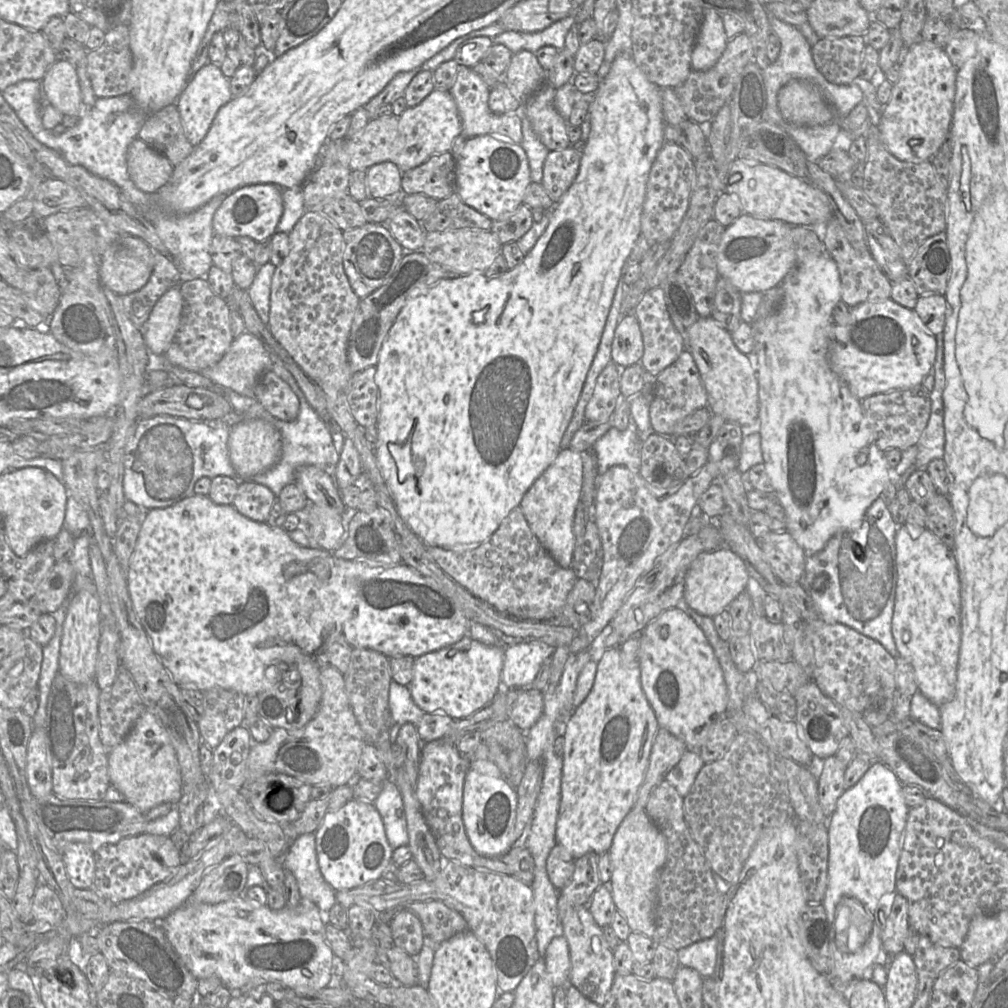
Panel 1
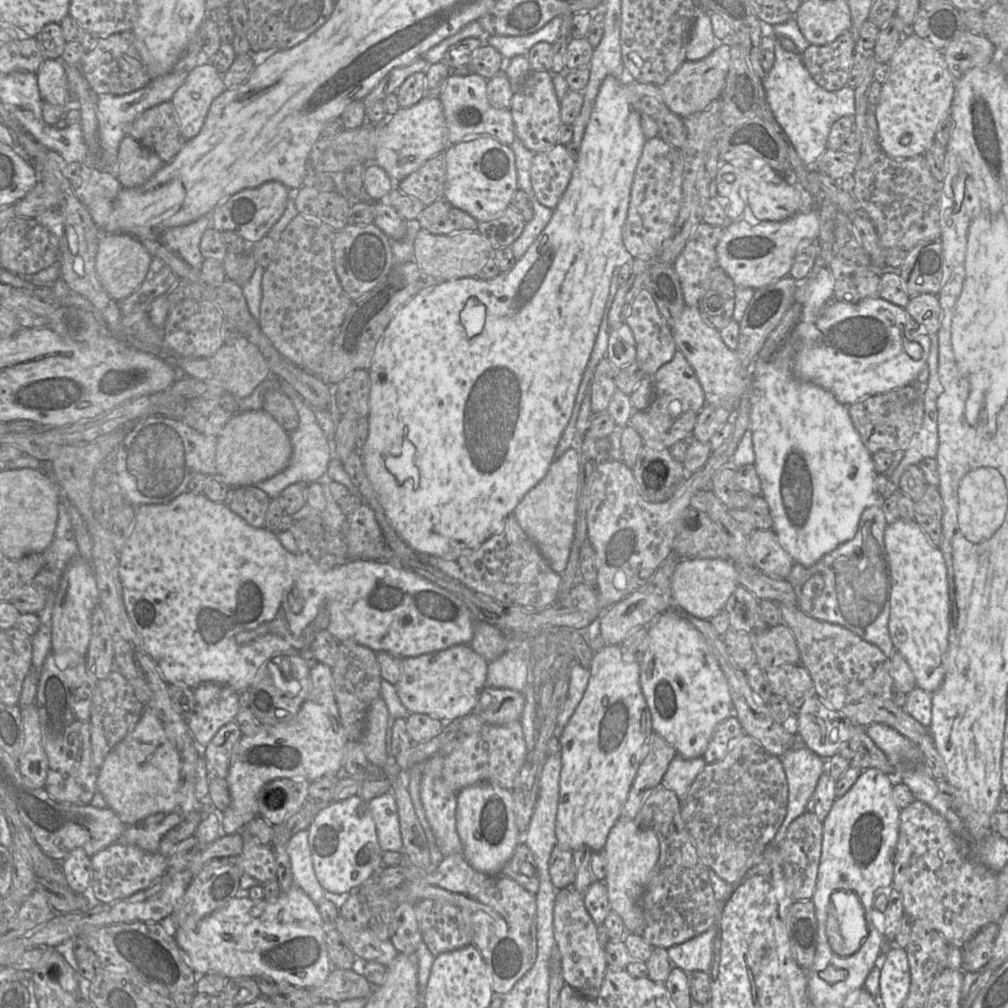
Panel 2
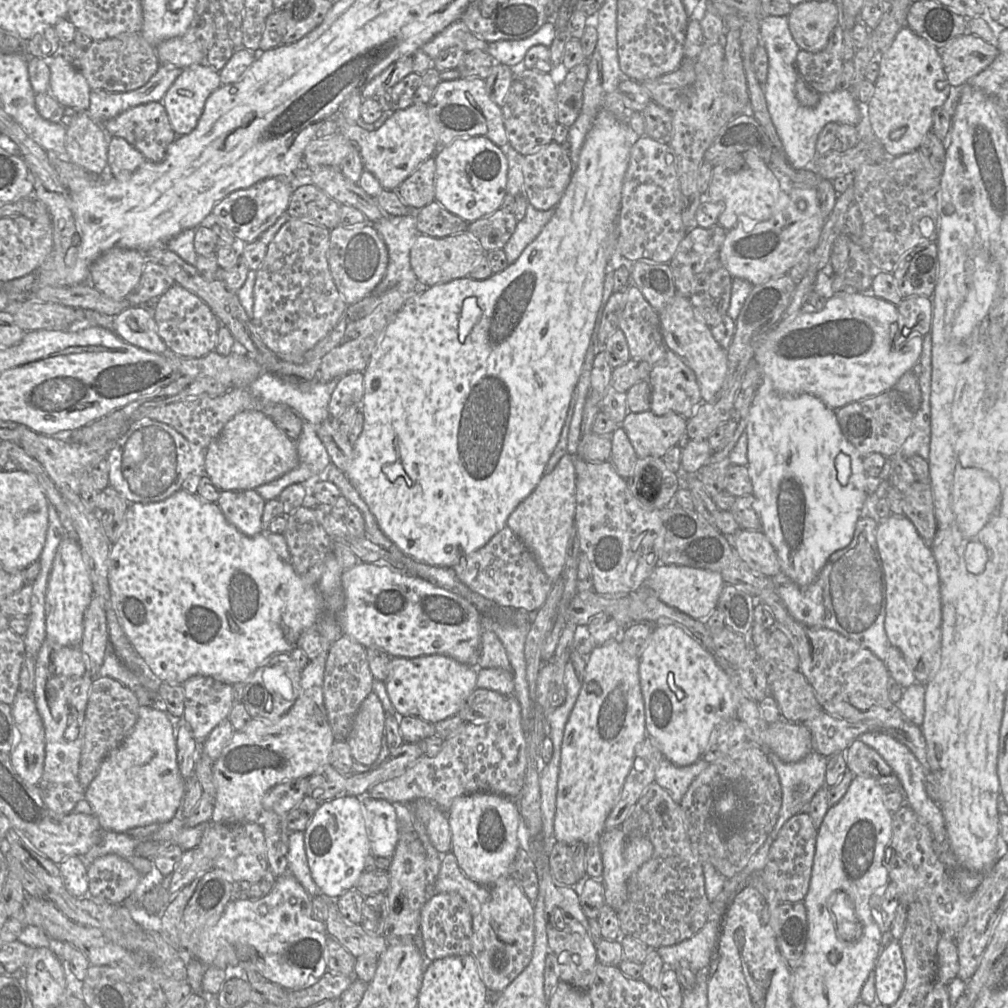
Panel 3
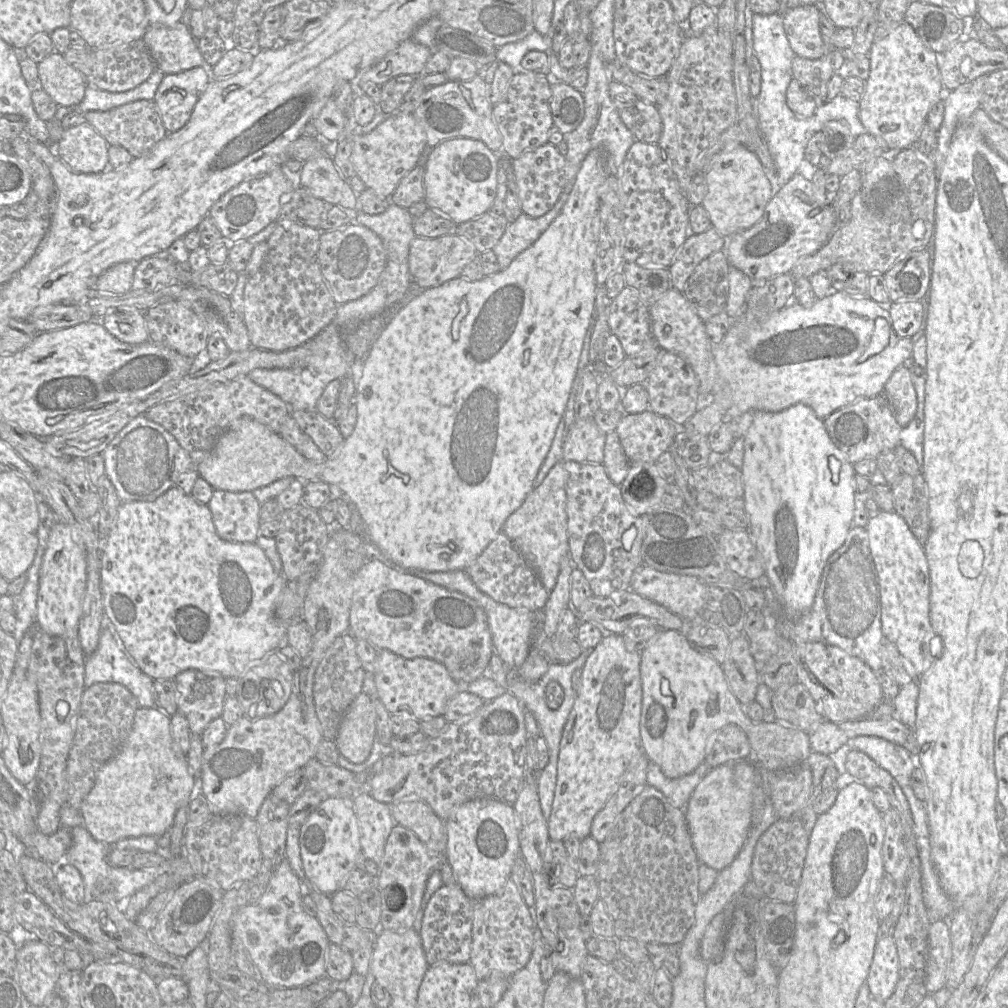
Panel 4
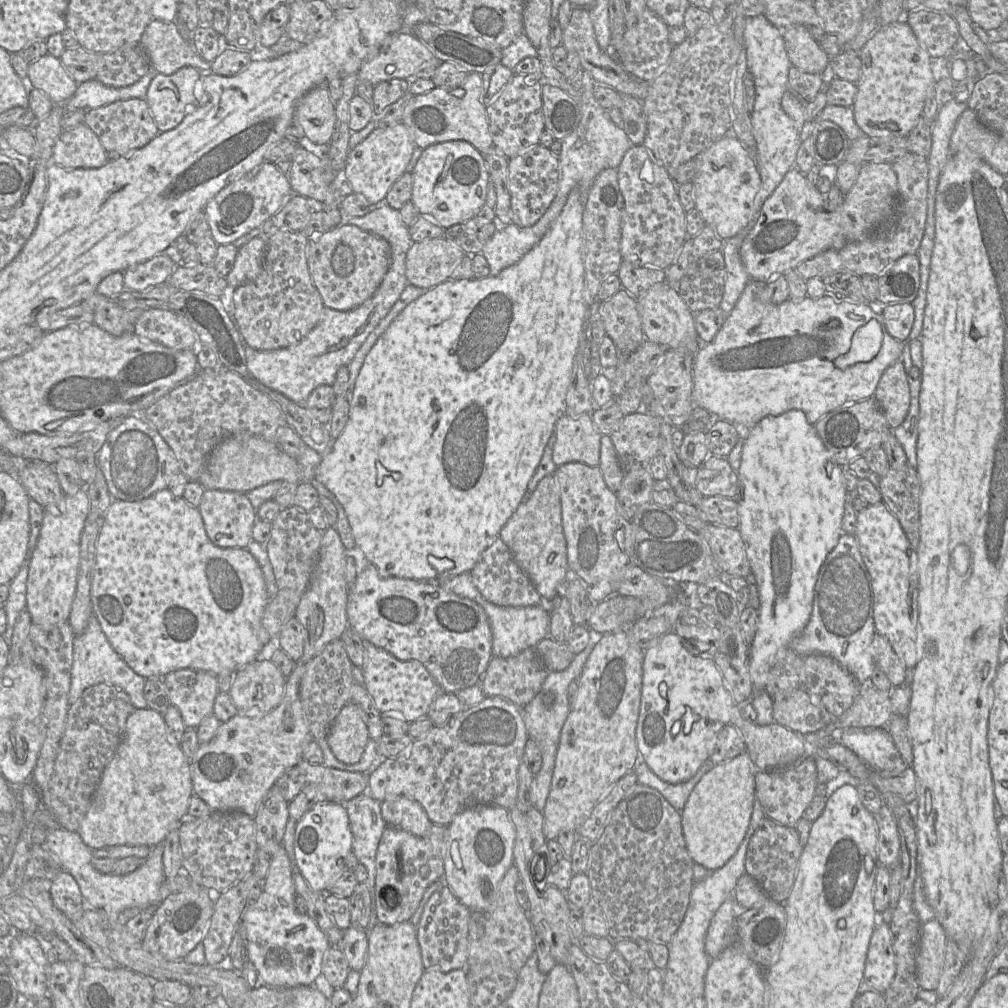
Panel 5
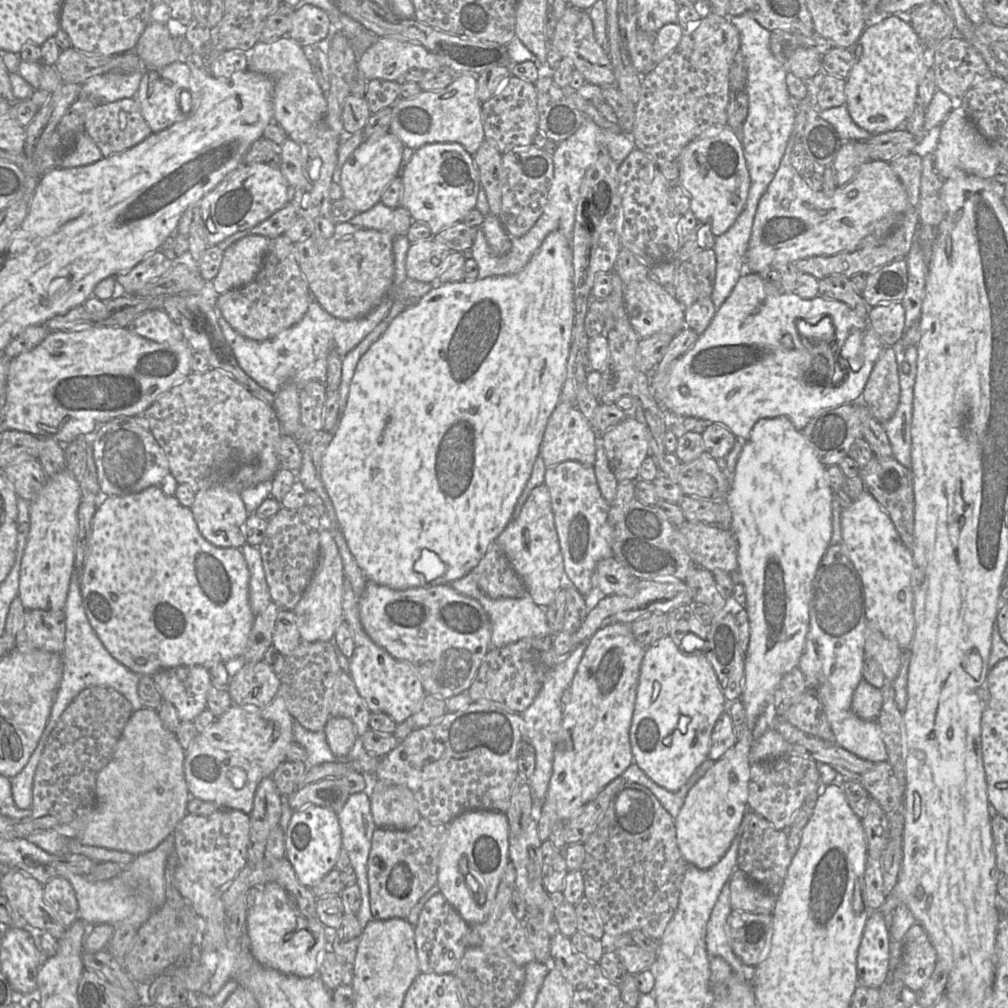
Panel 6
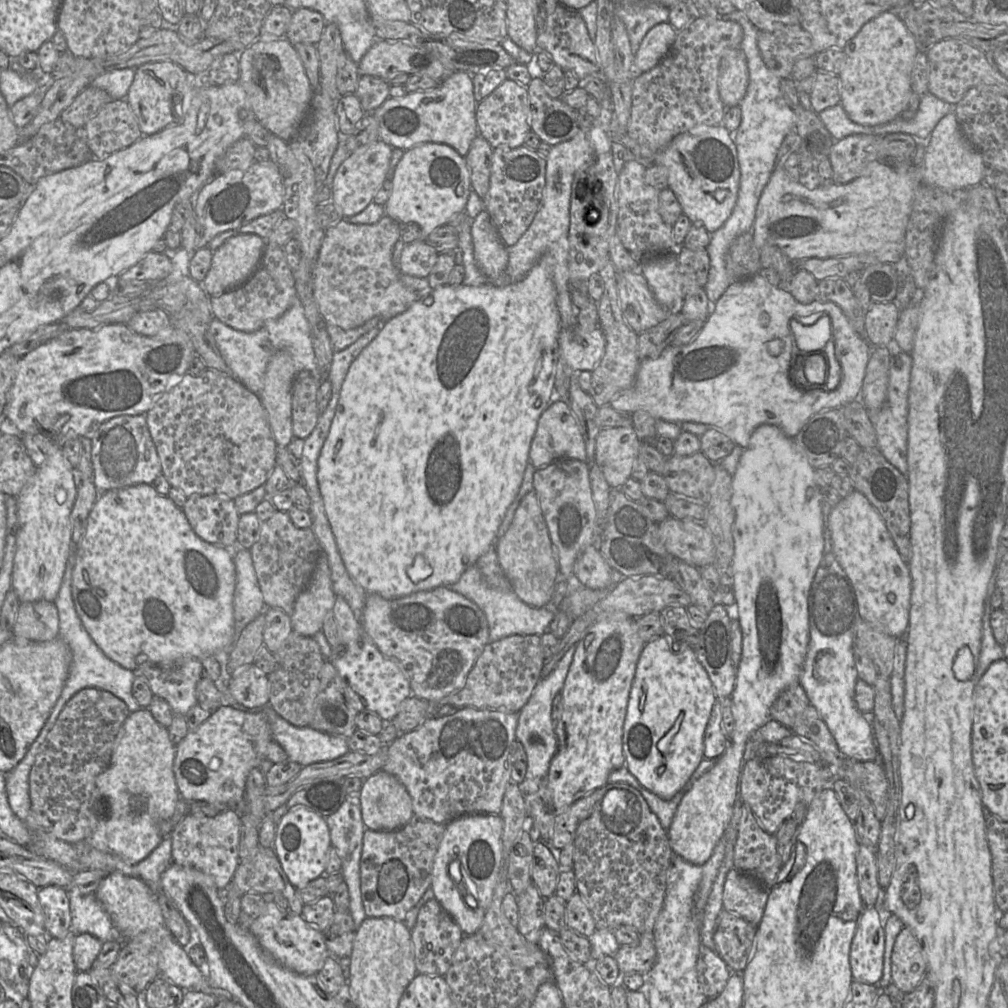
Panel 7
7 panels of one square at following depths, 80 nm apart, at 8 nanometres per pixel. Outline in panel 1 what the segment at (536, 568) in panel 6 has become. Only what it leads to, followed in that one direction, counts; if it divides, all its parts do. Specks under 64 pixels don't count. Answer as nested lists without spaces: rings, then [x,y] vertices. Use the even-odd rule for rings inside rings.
[[[563,448],[553,462],[524,494],[519,507],[541,545],[563,568],[571,566],[575,535],[573,524],[583,481],[583,459],[580,452]]]

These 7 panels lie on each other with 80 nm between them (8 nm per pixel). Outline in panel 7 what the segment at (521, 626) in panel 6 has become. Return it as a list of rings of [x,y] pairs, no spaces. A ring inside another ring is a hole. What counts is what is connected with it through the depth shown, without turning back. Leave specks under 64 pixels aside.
[[[477,565],[467,569],[460,579],[449,587],[475,602],[484,612],[488,621],[490,642],[495,642],[511,635],[542,636],[548,631],[549,625],[556,615],[546,606],[541,608],[529,606],[513,591],[501,591],[490,587],[482,577]]]

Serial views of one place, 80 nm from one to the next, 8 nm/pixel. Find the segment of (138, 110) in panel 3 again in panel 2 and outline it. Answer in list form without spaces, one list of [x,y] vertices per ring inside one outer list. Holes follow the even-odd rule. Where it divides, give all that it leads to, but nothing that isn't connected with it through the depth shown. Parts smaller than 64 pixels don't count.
[[[163,102],[143,111],[128,127],[127,135],[155,152],[164,162],[170,162],[185,143],[172,103]]]

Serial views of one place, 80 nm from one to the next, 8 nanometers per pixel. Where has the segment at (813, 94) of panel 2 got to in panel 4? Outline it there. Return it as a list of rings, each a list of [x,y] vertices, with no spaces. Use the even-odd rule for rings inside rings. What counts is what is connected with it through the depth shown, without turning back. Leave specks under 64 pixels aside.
[[[782,13],[754,14],[753,49],[761,65],[761,90],[758,96],[758,122],[763,138],[777,168],[778,183],[782,187],[794,174],[804,160],[808,141],[822,126],[832,120],[845,122],[854,137],[866,133],[859,115],[859,102],[838,94],[831,101],[819,105],[815,113],[806,119],[795,116],[786,103],[786,91],[793,79],[792,61],[795,53],[790,47],[784,30]]]

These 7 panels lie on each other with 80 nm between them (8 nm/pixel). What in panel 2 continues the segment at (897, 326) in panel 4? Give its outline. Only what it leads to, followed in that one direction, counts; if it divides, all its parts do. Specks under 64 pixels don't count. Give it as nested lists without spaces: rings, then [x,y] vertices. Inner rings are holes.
[[[931,293],[915,295],[910,298],[904,308],[919,326],[916,330],[926,332],[929,335],[938,332],[942,308],[937,295]]]

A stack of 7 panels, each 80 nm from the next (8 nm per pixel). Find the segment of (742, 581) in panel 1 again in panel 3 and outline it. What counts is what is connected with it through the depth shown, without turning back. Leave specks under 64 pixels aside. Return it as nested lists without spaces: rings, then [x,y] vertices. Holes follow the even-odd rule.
[[[657,565],[645,584],[665,604],[672,606],[695,619],[707,617],[715,608],[725,582],[716,571],[683,565]]]

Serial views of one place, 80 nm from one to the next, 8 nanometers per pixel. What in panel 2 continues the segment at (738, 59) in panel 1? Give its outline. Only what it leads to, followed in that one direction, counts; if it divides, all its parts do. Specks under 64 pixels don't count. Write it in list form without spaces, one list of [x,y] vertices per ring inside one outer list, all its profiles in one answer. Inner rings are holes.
[[[722,44],[700,60],[685,60],[676,72],[659,86],[666,105],[673,113],[687,117],[705,109],[712,101],[720,98],[729,70],[730,50],[729,44]]]

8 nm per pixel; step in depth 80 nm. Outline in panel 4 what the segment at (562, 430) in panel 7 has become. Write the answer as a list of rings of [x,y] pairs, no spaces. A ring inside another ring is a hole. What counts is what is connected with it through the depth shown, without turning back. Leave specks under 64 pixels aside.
[[[576,419],[565,435],[563,443],[563,461],[587,462],[603,464],[606,433],[596,425],[594,419]]]

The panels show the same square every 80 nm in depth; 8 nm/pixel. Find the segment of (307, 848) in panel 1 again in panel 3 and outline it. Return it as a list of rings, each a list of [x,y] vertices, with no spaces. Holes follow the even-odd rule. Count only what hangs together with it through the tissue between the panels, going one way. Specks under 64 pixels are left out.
[[[304,832],[289,833],[288,840],[289,872],[297,879],[311,897],[320,896],[320,890],[314,882],[306,856]]]

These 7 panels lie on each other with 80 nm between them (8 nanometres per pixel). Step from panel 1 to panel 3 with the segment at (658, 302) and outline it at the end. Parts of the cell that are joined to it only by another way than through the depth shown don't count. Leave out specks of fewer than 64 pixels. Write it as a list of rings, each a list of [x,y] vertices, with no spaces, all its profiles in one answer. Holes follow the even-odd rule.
[[[628,285],[626,293],[626,303],[619,315],[619,329],[626,337],[631,358],[654,366],[668,352],[659,313],[636,286]]]

